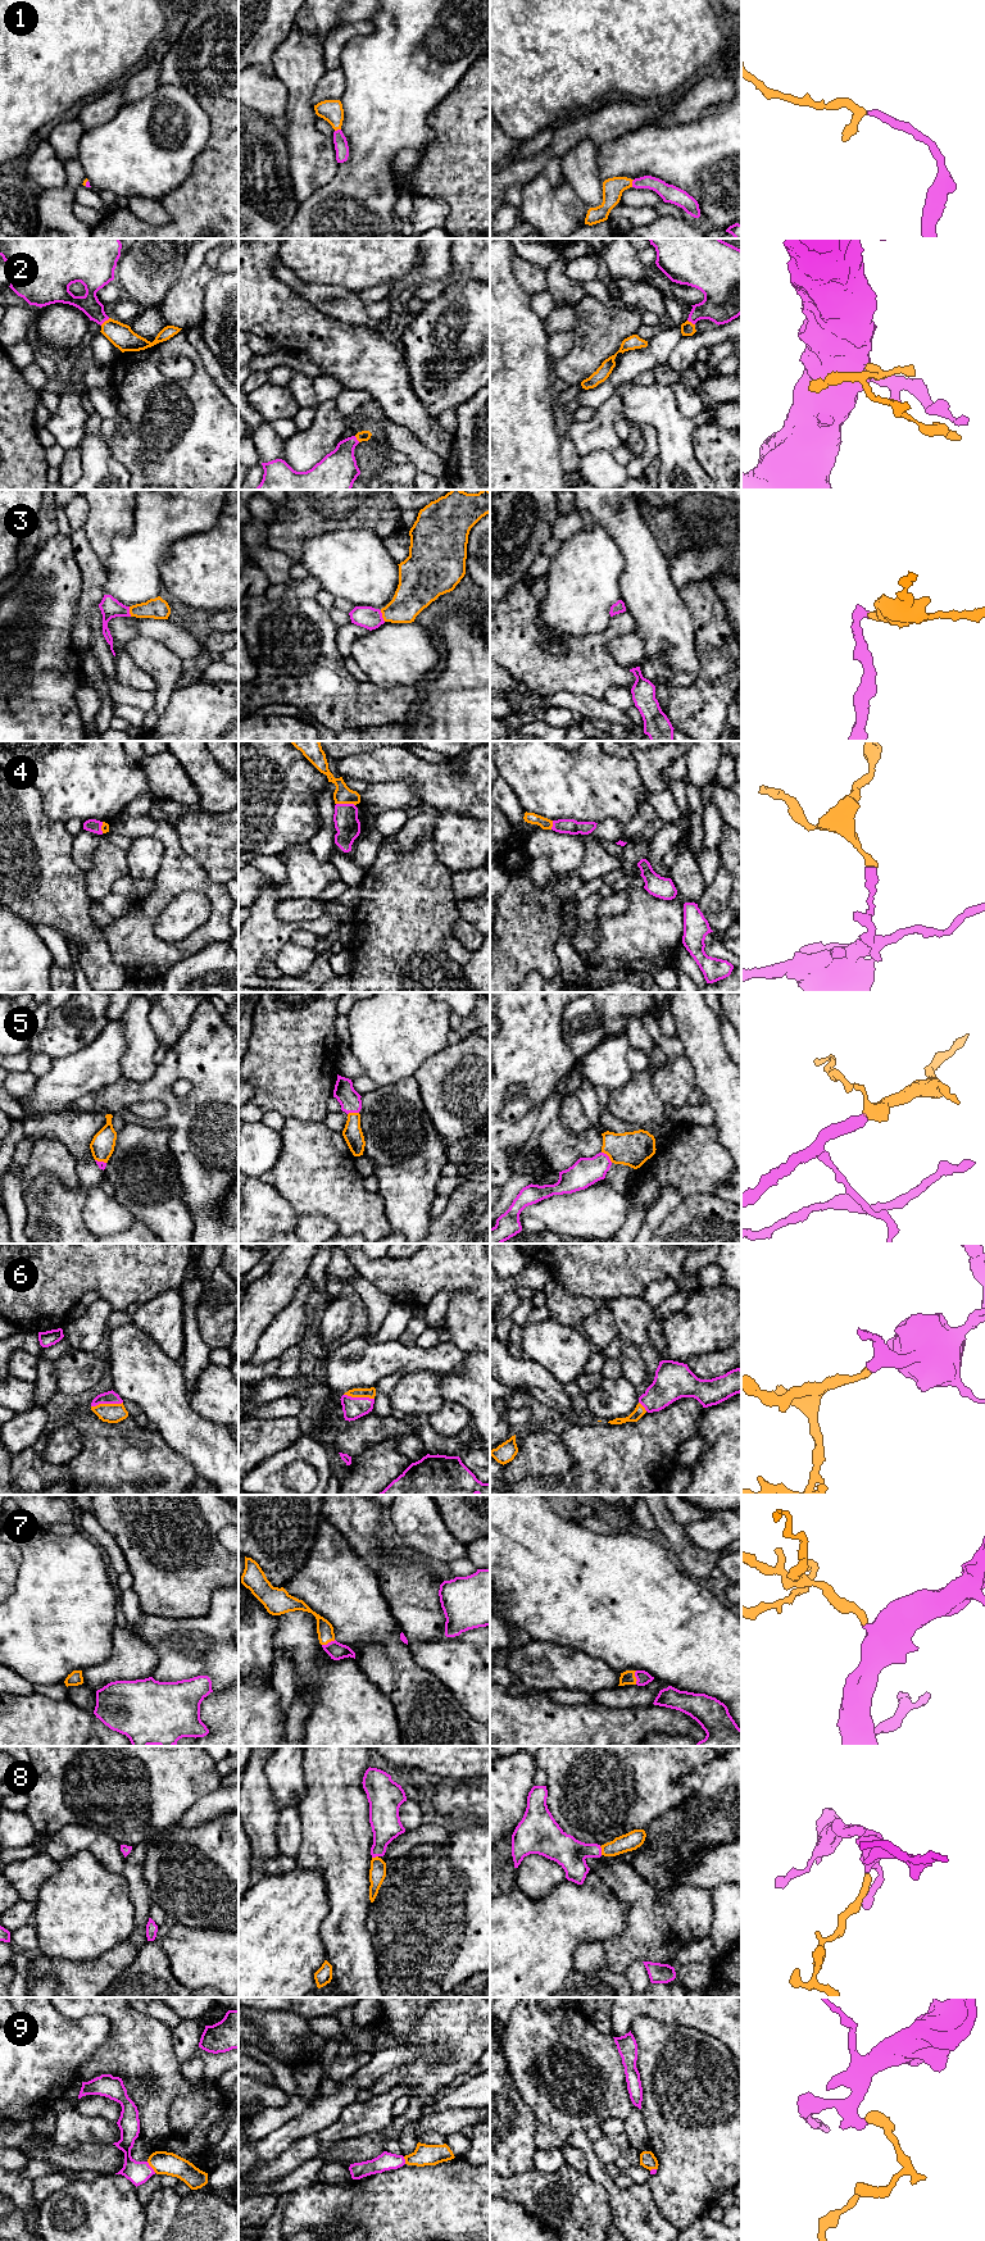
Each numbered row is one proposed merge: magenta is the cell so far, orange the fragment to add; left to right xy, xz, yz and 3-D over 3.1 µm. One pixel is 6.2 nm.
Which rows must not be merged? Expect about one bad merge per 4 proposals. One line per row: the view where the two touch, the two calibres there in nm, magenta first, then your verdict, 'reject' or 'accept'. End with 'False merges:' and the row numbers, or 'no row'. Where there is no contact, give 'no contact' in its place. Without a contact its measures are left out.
1: contact in yz; calibres 110 and 130 nm; accept
2: contact in xy; calibres 120 and 150 nm; accept
3: contact in xz; calibres 140 and 220 nm; accept
4: contact in xz; calibres 160 and 110 nm; accept
5: contact in yz; calibres 180 and 220 nm; accept
6: contact in xy; calibres 80 and 130 nm; accept
7: contact in yz; calibres 90 and 90 nm; accept
8: contact in yz; calibres 190 and 120 nm; accept
9: contact in xy; calibres 140 and 140 nm; reject
False merges: 9

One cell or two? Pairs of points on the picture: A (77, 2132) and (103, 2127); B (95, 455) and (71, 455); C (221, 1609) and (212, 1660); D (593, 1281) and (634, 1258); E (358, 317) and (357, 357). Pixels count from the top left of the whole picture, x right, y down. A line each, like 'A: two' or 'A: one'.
A: one
B: two
C: one
D: one
E: two

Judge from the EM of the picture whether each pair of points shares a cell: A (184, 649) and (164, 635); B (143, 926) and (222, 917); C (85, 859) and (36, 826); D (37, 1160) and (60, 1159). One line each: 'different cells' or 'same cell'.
A: same cell
B: same cell
C: different cells
D: same cell

